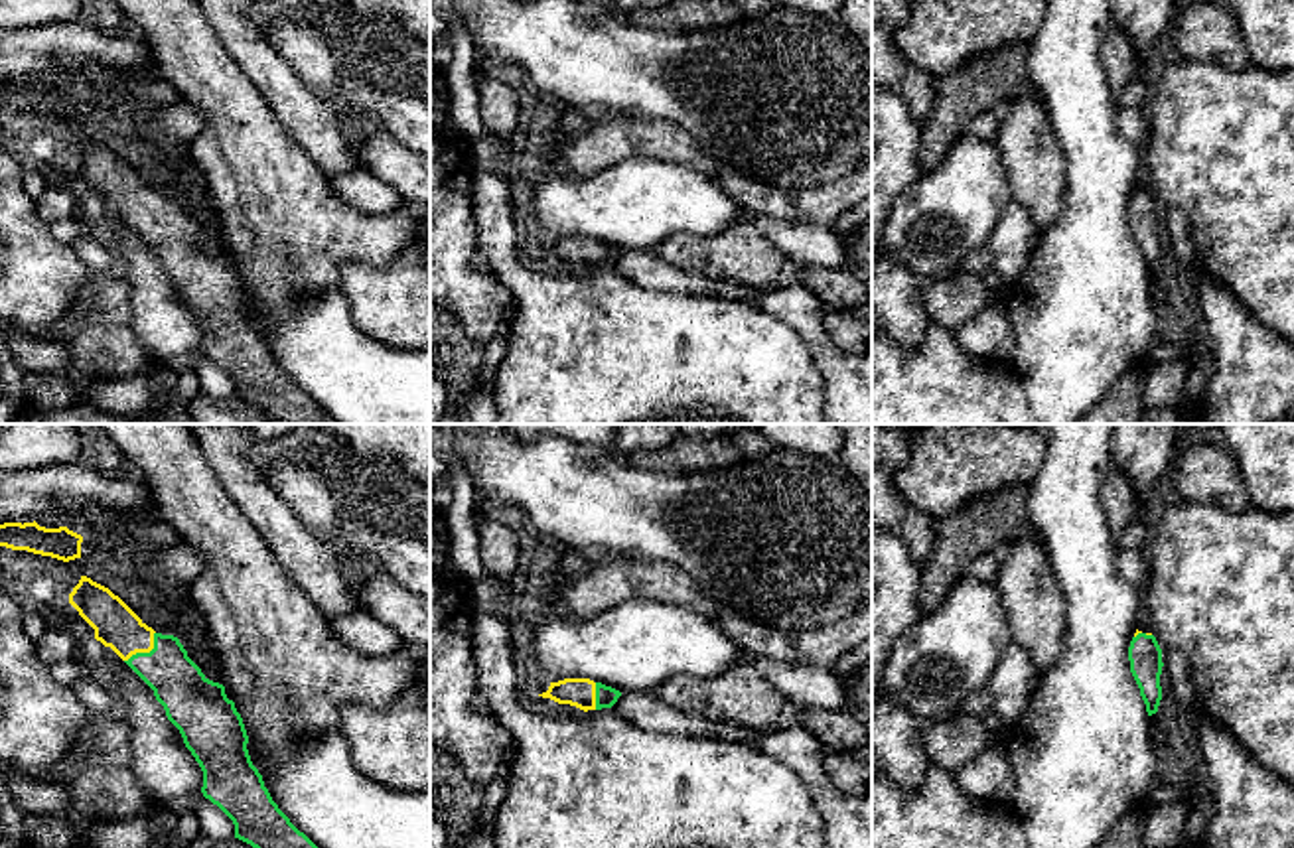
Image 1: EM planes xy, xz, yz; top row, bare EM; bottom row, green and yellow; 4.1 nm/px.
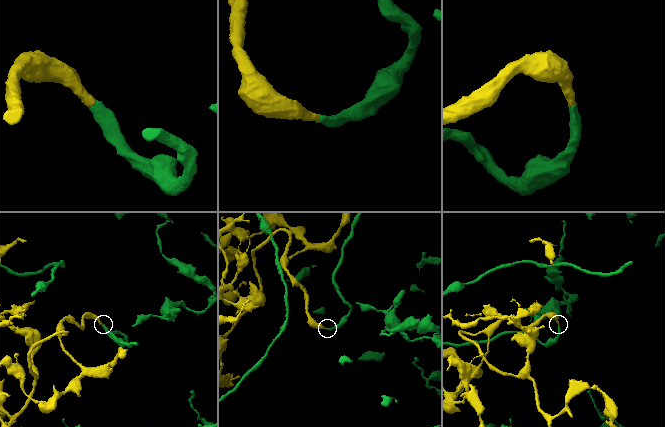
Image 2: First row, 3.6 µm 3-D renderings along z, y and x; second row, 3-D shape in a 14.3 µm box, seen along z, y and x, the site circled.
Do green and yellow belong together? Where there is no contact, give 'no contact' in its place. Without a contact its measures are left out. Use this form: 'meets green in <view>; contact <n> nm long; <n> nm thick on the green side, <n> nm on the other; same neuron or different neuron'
meets green in xy; contact 180 nm long; 220 nm thick on the green side, 180 nm on the other; same neuron

